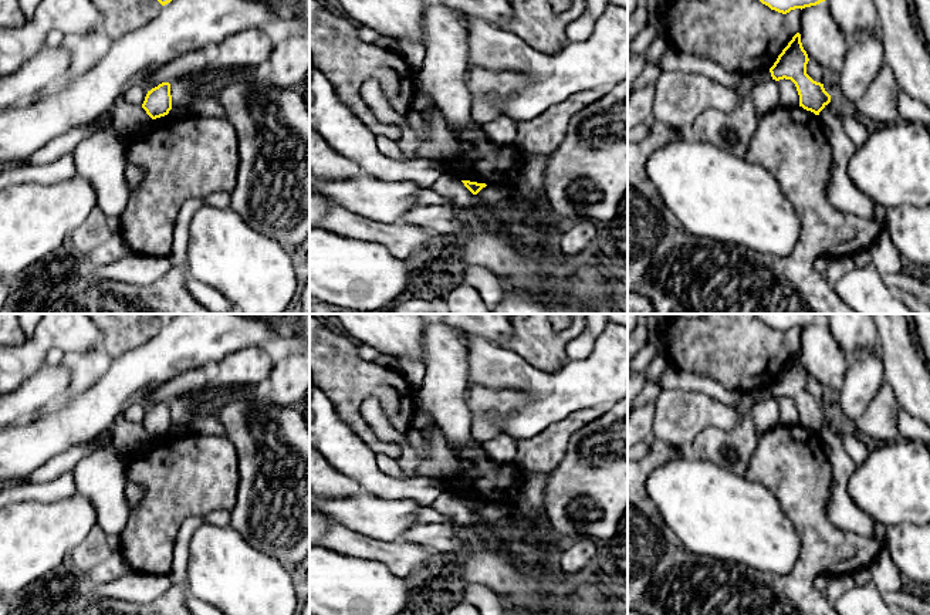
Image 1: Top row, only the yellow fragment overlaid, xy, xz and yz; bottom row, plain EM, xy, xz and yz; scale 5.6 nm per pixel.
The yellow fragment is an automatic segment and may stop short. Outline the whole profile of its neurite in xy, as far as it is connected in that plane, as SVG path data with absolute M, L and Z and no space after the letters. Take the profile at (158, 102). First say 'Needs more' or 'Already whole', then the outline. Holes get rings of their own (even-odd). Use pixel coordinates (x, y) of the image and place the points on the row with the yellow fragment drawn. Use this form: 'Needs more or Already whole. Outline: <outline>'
Already whole. Outline: M162 82L148 91L142 108L152 119L168 115L172 109L170 84Z

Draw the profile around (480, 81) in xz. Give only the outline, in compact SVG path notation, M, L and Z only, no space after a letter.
M469 65L464 84L471 94L471 118L483 126L503 115L501 99L524 88L527 77L515 71L491 71Z

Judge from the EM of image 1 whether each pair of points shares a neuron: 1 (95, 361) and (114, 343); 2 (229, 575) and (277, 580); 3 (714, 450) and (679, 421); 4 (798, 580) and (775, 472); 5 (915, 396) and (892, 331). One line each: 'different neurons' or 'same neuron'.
1: different neurons
2: same neuron
3: different neurons
4: same neuron
5: same neuron

